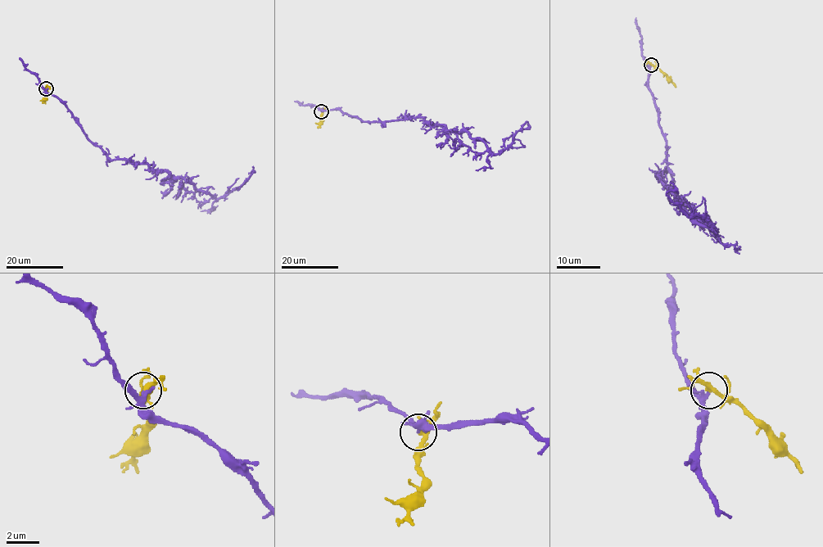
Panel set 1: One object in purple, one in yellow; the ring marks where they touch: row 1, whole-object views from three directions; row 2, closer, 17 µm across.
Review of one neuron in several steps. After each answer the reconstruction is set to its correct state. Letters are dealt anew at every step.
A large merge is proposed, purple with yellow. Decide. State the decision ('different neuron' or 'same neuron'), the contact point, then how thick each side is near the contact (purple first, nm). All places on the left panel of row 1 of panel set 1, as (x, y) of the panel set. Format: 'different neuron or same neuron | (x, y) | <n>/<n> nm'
different neuron | (46, 88) | 160/280 nm

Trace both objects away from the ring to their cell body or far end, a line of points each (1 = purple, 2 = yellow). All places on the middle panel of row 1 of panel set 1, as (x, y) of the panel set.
1: (322, 110), (339, 110), (373, 121), (421, 117), (449, 130), (466, 131), (492, 154), (503, 151), (528, 124)
2: (322, 111), (320, 127)

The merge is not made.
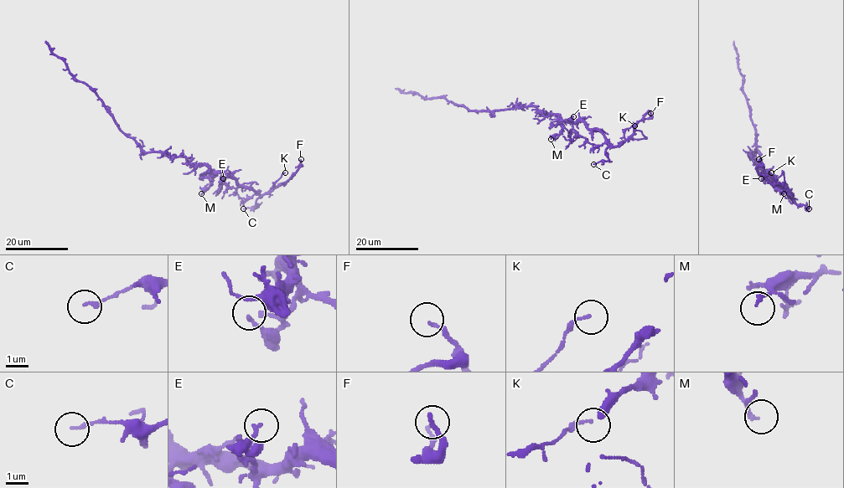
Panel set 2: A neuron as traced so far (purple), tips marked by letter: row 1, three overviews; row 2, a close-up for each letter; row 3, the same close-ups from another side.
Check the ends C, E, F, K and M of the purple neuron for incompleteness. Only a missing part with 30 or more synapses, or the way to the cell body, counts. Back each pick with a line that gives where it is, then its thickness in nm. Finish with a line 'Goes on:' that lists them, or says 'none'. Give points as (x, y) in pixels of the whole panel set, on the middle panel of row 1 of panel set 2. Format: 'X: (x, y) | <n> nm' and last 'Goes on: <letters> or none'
Goes on: none

